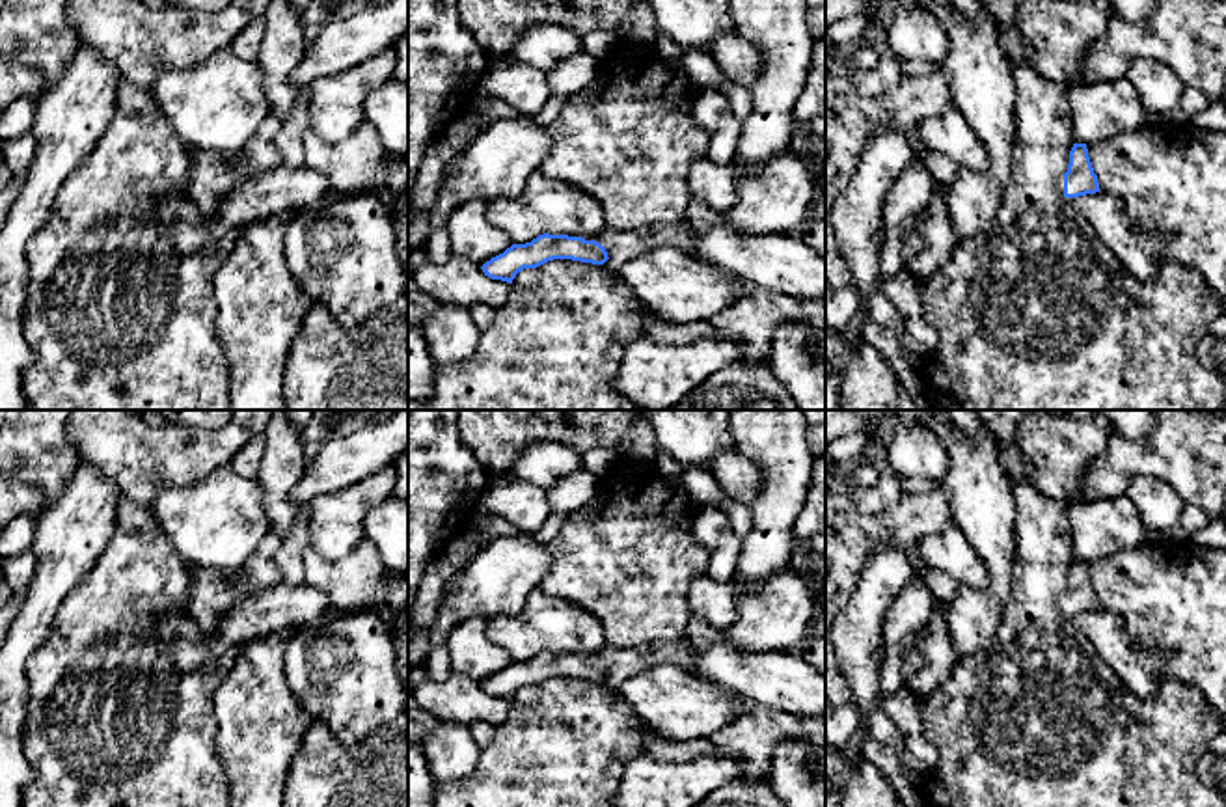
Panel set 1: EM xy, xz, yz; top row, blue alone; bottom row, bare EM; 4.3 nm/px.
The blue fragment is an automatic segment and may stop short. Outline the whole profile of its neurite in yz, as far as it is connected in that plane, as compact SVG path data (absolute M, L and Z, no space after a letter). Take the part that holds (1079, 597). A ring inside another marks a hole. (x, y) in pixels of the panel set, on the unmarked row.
M1073 561L1068 589L1058 596L1056 608L1068 621L1079 613L1099 609L1086 561Z

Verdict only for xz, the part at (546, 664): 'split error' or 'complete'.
split error

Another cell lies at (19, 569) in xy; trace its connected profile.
M32 550L4 559L2 572L6 578L6 585L9 585L13 593L26 593L35 567L37 555Z

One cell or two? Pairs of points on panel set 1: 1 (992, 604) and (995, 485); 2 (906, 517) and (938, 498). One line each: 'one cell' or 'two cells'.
1: one cell
2: one cell

